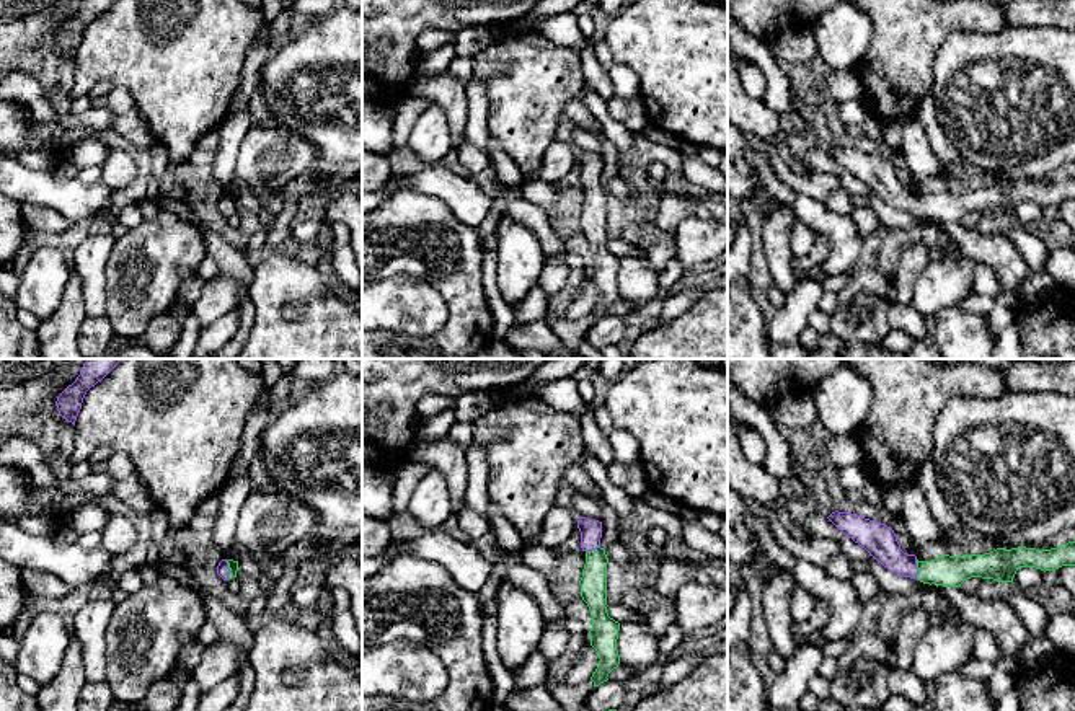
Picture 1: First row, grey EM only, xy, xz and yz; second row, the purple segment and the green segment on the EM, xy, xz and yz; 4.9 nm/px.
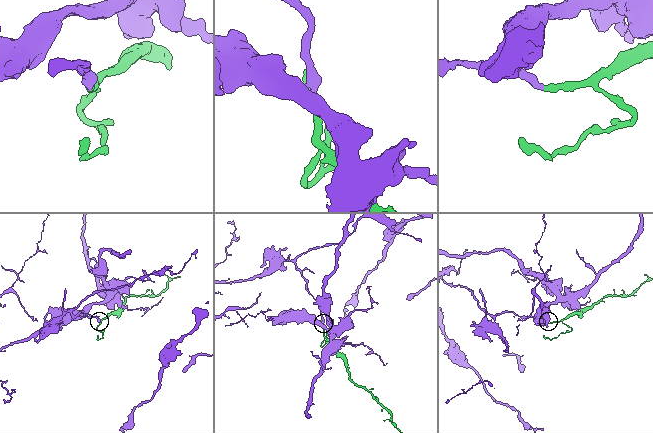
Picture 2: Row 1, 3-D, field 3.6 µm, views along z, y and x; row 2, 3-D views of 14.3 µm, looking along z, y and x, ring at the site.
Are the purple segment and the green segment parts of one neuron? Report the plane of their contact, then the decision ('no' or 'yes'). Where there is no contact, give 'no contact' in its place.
yz | yes

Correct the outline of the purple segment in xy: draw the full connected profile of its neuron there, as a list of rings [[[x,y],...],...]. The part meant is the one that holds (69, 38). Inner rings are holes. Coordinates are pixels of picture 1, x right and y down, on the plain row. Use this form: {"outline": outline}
{"outline": [[[83,0],[77,15],[55,36],[59,49],[75,60],[86,26],[101,16],[116,0]]]}

